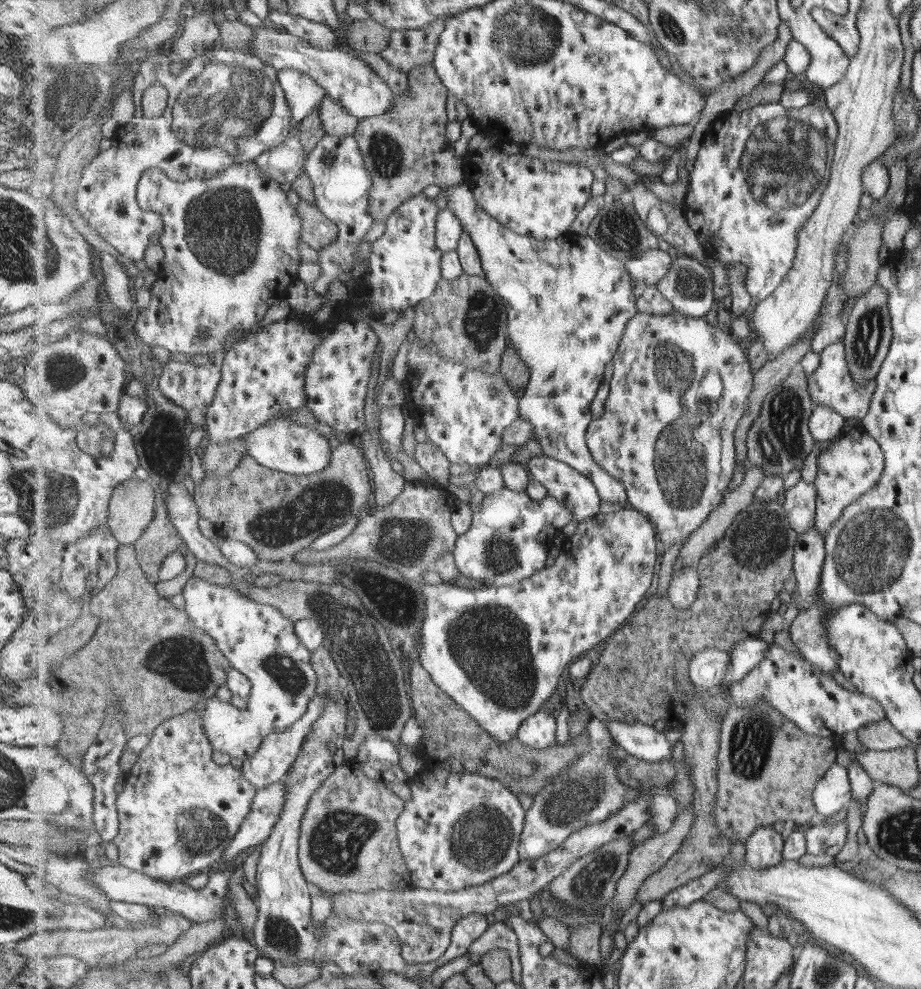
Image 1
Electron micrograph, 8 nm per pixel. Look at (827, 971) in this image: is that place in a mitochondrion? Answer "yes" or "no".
yes

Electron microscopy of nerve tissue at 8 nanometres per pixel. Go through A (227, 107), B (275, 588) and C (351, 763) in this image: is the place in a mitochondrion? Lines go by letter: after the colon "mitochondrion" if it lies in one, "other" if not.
A: mitochondrion
B: other
C: other

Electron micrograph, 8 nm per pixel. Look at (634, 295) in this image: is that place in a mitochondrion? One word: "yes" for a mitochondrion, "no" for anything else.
no

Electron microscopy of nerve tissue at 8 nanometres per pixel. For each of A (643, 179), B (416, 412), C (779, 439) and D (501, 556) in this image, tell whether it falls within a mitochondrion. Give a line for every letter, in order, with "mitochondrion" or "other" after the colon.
A: other
B: other
C: mitochondrion
D: mitochondrion

